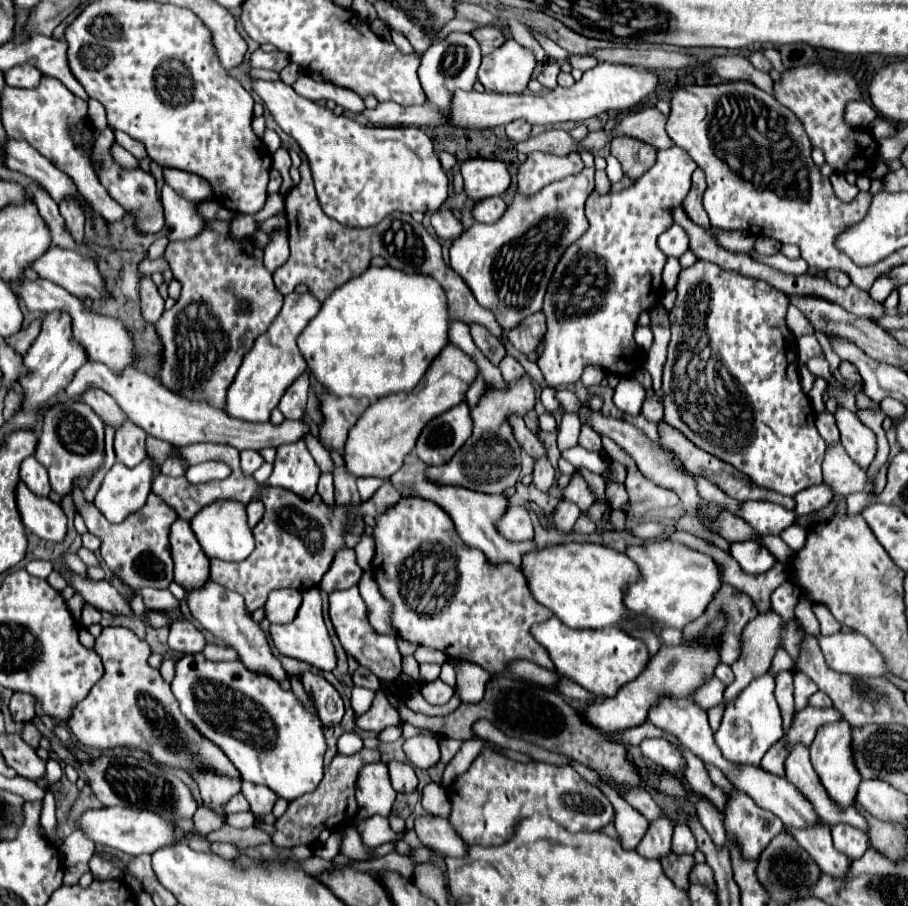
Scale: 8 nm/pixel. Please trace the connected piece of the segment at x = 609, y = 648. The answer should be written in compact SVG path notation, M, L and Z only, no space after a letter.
M551 617L543 623L531 627L533 639L547 649L555 671L563 677L569 677L587 691L601 693L605 697L617 695L617 691L639 677L639 673L649 663L649 653L643 641L625 635L617 627L605 627L605 631L573 631L565 627L559 619Z

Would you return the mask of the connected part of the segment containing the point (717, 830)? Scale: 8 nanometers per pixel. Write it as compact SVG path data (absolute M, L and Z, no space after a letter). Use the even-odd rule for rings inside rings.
M703 797L701 803L695 805L695 809L697 809L699 821L707 829L707 833L711 835L713 843L717 847L723 847L725 845L725 827L723 827L723 815L721 815L721 811L717 811L715 805L707 797Z

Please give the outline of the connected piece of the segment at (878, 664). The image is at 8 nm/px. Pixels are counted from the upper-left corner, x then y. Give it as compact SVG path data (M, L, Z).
M835 633L831 637L819 637L821 651L825 655L825 661L833 671L849 673L849 675L867 675L867 677L885 677L887 667L883 657L877 653L877 649L859 633Z

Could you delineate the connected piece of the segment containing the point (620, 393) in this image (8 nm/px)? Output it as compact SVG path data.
M621 377L619 385L615 387L615 397L613 397L619 411L629 413L629 415L639 415L643 399L645 399L645 389L639 385L635 377Z

